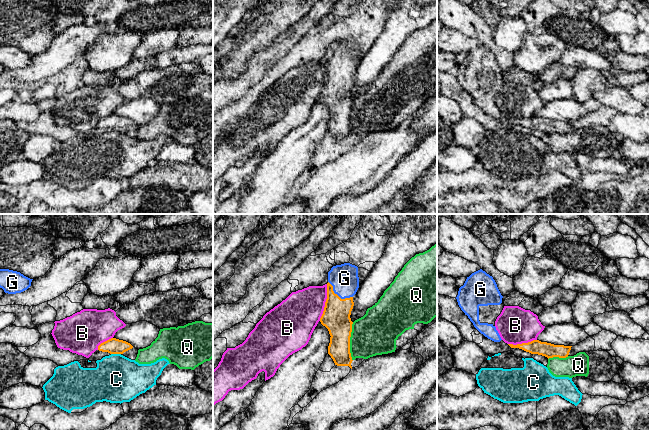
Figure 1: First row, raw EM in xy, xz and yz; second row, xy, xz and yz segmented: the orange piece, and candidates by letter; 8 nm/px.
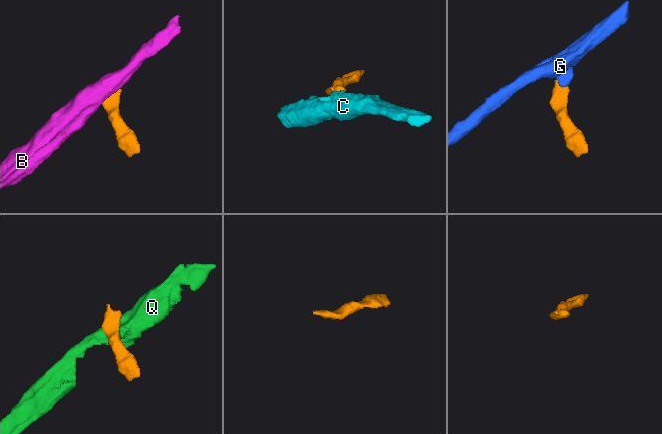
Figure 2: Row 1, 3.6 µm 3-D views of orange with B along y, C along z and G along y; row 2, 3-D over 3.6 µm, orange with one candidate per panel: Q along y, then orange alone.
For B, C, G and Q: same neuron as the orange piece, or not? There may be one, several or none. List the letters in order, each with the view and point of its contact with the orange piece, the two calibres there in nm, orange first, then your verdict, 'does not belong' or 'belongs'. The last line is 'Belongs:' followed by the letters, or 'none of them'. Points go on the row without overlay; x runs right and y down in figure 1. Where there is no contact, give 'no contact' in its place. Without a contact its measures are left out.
B: contact xz (325, 78); calibres 220 and 340 nm; does not belong
C: contact xy (116, 129); calibres 130 and 380 nm; does not belong
G: contact xz (337, 71); calibres 220 and 220 nm; belongs
Q: contact xz (349, 117); calibres 220 and 340 nm; does not belong
Belongs: G

